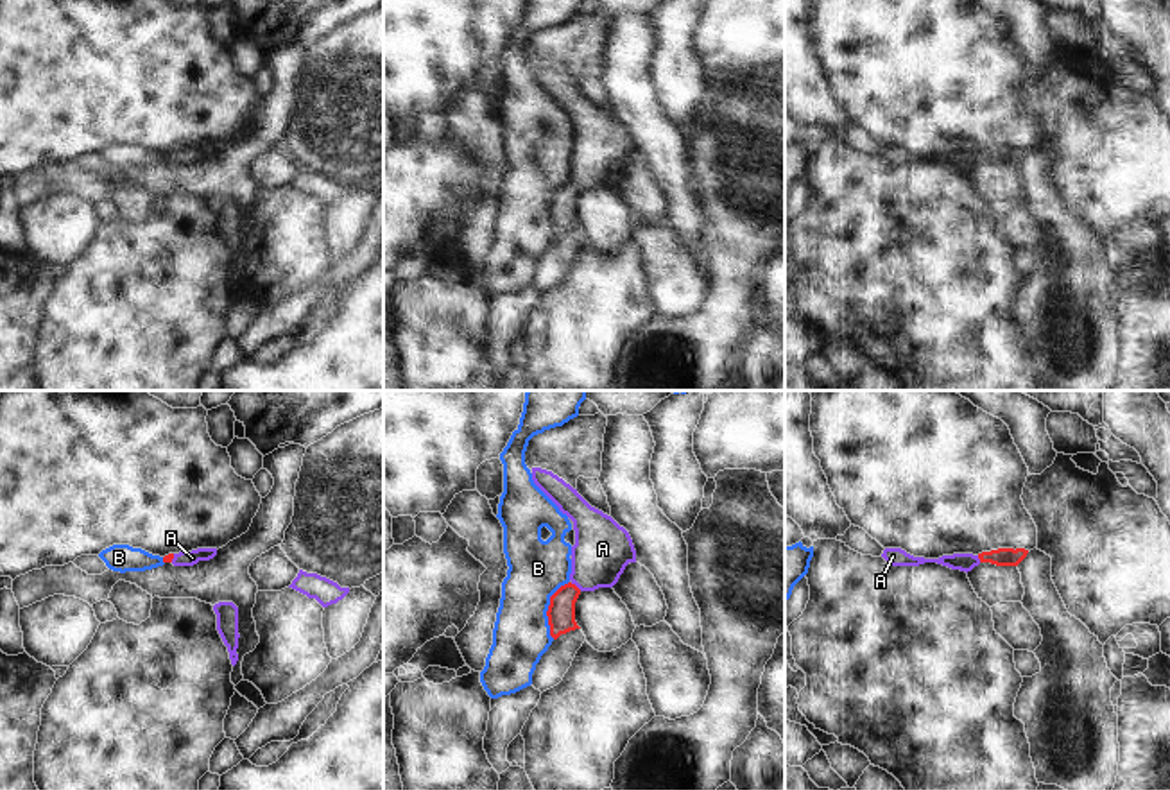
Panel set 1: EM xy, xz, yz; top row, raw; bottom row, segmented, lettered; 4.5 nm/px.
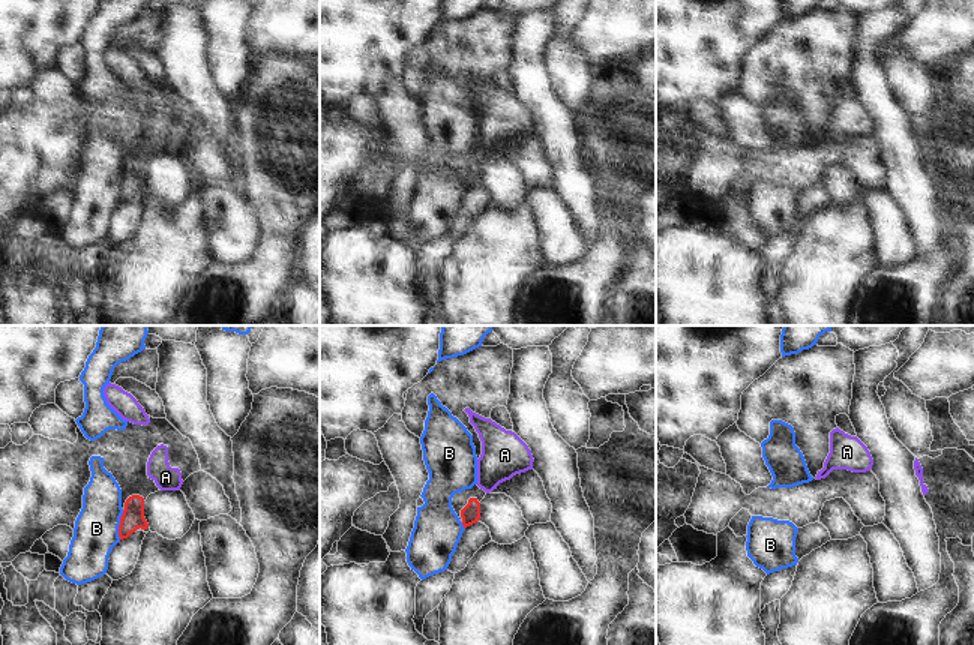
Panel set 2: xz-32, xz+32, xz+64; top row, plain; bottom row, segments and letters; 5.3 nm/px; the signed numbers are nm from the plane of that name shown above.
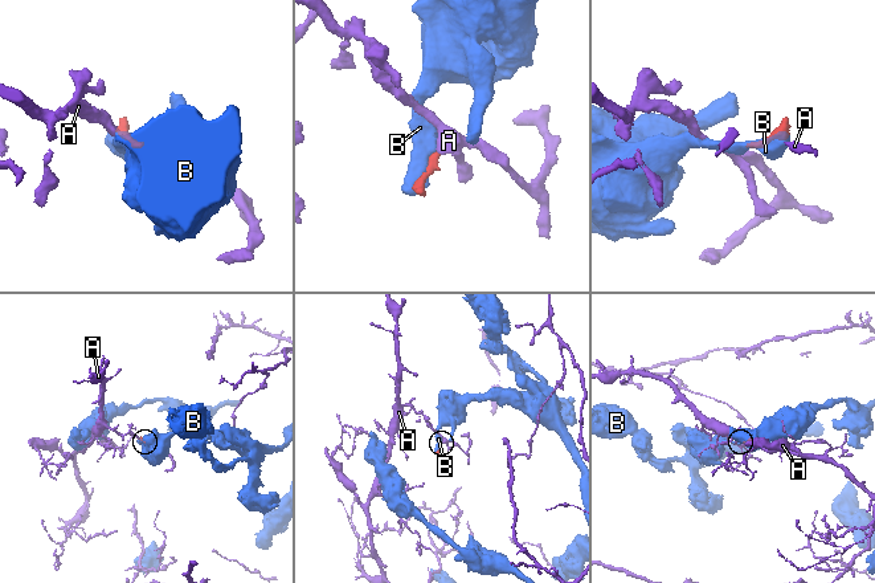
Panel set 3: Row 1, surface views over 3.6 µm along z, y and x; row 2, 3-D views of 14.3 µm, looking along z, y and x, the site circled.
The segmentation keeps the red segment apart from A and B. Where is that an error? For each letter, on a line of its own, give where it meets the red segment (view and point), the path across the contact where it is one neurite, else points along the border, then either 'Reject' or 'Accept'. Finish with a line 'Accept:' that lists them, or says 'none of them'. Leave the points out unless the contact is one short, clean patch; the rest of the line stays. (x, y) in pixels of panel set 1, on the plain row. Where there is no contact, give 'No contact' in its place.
A: Touches red at xz (574, 183). Path across: xz (561, 210), (561, 201), (574, 183), (597, 160), (602, 147). Accept
B: Touches red at xz (549, 208). Reject
Accept: A.

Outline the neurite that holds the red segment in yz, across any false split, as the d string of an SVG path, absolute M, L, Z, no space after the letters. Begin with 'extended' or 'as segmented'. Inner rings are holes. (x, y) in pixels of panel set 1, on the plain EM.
extended | M885 147L882 156L892 165L919 165L925 161L937 161L951 168L960 168L968 172L980 161L991 161L996 165L1018 165L1027 156L1027 152L1028 149L1025 147L1016 147L1016 149L998 147L991 150L982 150L978 154L953 152L953 154L942 154L939 158L925 158L925 156L914 156L901 147Z

